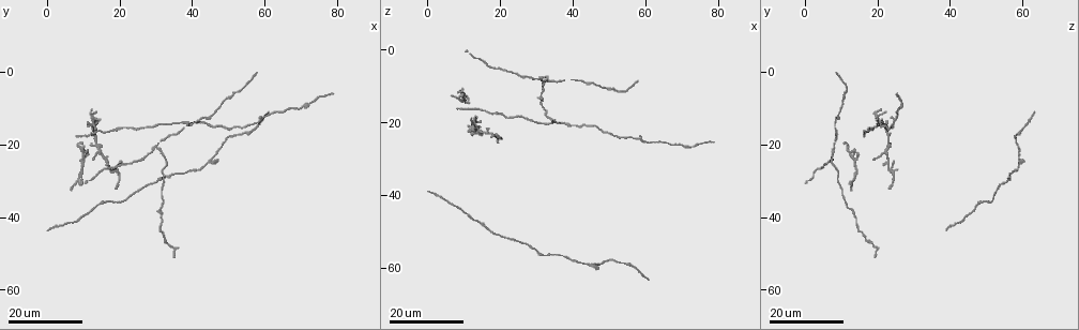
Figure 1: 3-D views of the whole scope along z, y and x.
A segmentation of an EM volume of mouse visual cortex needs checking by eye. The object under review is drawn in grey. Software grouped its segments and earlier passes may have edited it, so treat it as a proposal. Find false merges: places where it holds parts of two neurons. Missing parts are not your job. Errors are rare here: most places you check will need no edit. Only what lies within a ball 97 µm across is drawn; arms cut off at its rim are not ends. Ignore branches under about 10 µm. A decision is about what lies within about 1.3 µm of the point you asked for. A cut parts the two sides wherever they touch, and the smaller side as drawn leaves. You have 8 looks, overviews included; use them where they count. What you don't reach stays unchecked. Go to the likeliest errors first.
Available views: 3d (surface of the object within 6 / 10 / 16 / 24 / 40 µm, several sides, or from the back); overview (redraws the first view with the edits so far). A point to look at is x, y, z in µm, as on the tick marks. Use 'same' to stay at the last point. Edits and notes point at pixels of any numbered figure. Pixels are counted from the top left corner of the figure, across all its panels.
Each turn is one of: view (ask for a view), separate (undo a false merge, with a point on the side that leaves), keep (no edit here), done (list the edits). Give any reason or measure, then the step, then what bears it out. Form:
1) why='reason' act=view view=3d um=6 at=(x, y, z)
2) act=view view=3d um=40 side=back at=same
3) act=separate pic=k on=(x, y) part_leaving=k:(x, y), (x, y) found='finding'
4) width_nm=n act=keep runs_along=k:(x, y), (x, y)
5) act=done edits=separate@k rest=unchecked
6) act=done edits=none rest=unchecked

act=view view=3d um=16 at=(14.0, 22.5, 22.0)

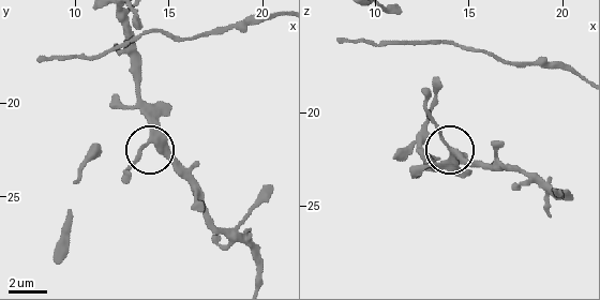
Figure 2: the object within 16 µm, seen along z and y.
act=view view=3d um=10 at=(13.9, 22.0, 22.0)

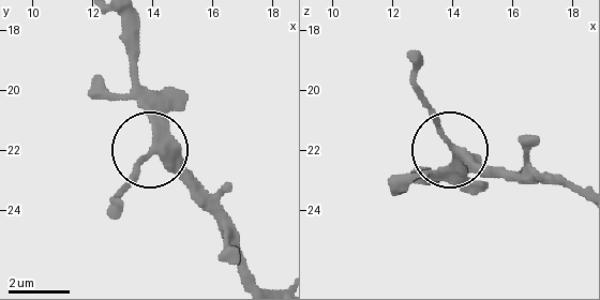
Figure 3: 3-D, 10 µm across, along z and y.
act=view view=3d um=10 side=back at=(14.0, 22.1, 21.9)

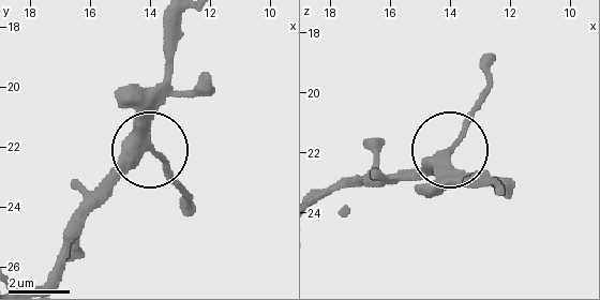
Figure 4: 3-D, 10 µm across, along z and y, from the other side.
side_arm_um=91 act=keep runs_along=4:(45, 282), (71, 227), (145, 151), (147, 120), (134, 100) found='continuous, no second neuron'

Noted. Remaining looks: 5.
why='three-way junction' act=view view=3d um=16 at=(19.5, 27.0, 24.5)

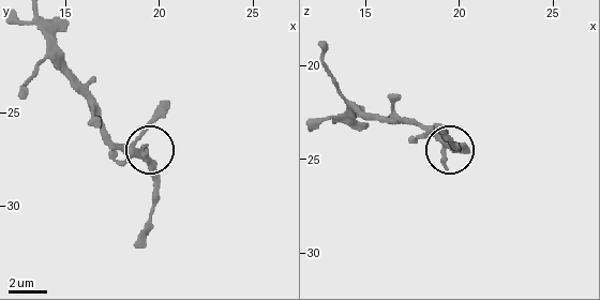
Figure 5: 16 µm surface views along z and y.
why='closer look' act=view view=3d um=6 at=(19.2, 27.4, 24.3)

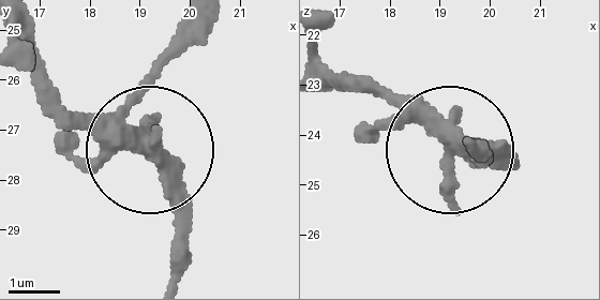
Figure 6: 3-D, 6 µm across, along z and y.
width_nm=320 act=keep found='one neuron here'

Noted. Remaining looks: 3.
act=view view=3d um=16 at=(59.0, 13.0, 25.5)

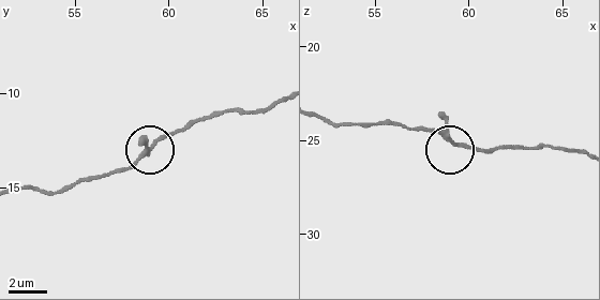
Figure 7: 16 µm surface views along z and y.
why='closer look' act=view view=3d um=10 at=(59.4, 12.6, 25.1)

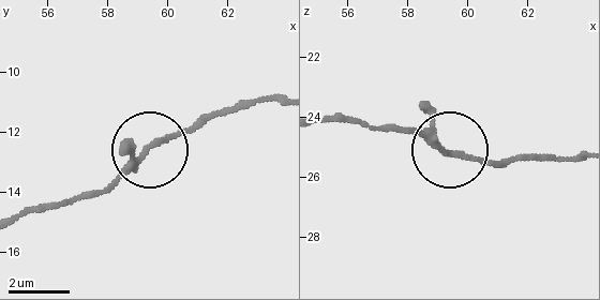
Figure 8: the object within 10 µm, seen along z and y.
width_nm=170 act=keep runs_along=8:(318, 118), (410, 126), (456, 154), (508, 165) found='all the same neuron'

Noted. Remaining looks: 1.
act=done edits=none rest=unchecked

